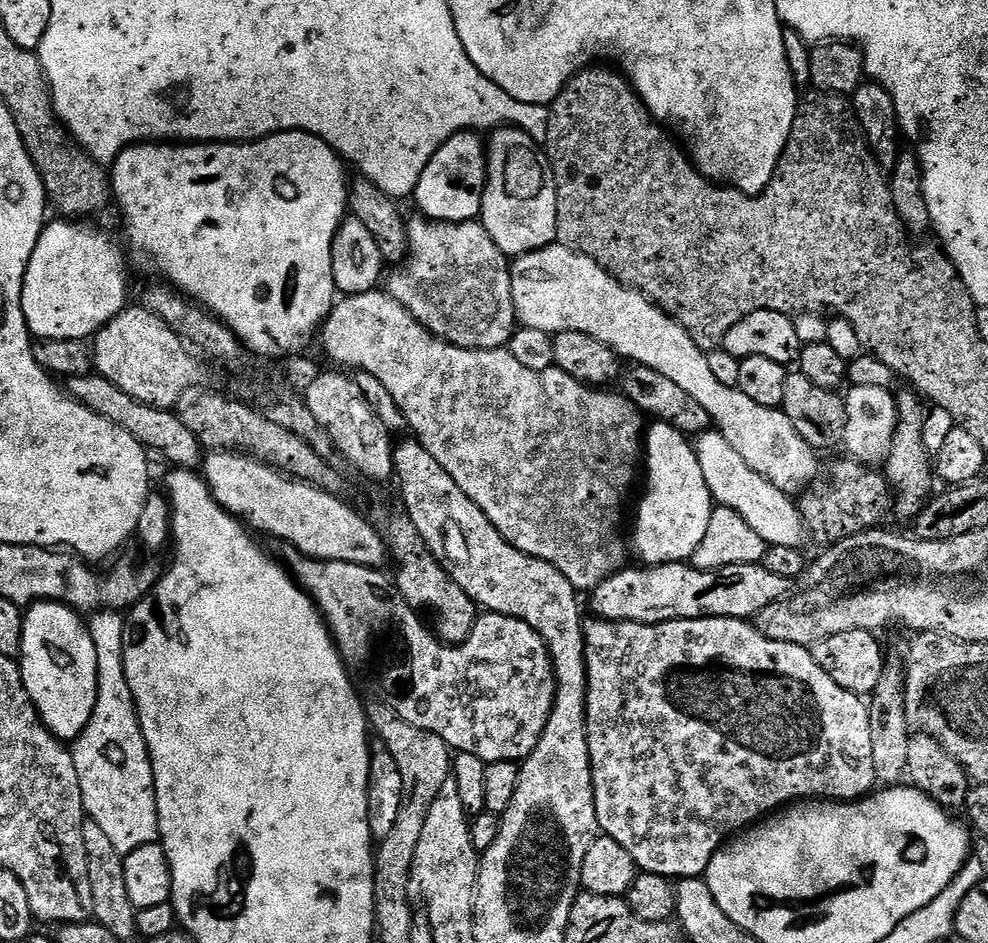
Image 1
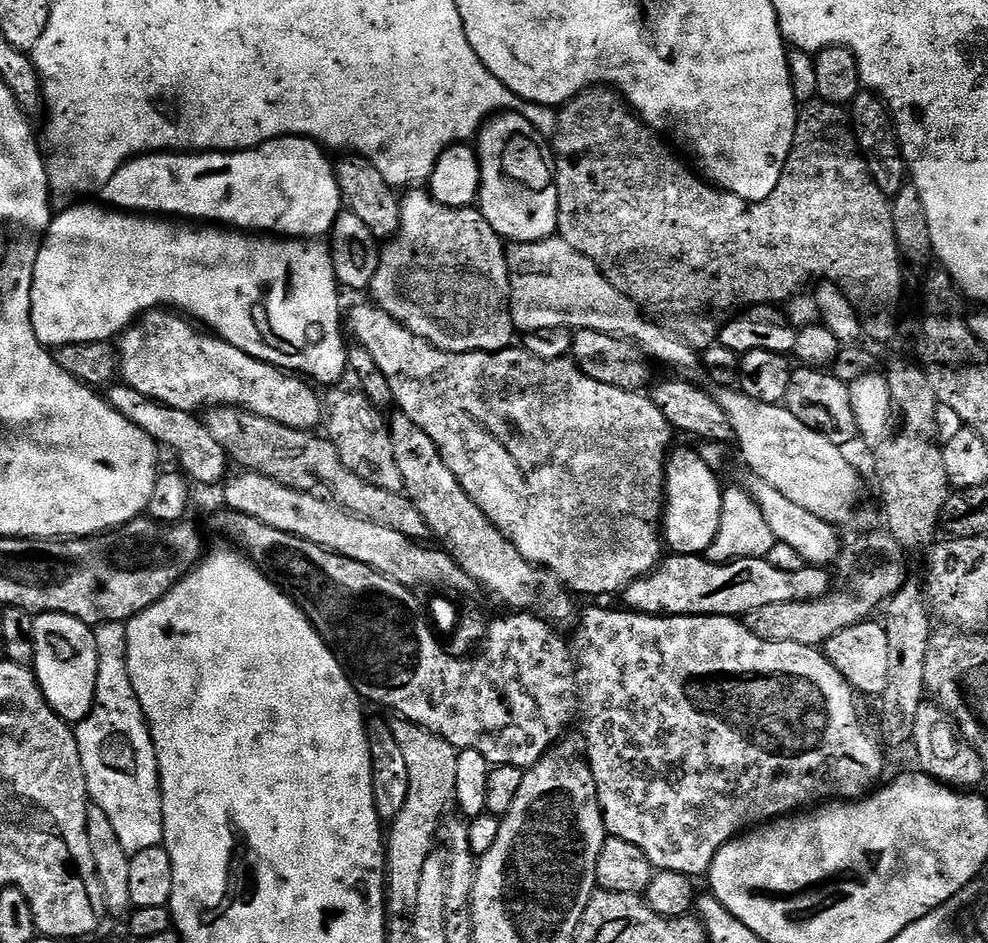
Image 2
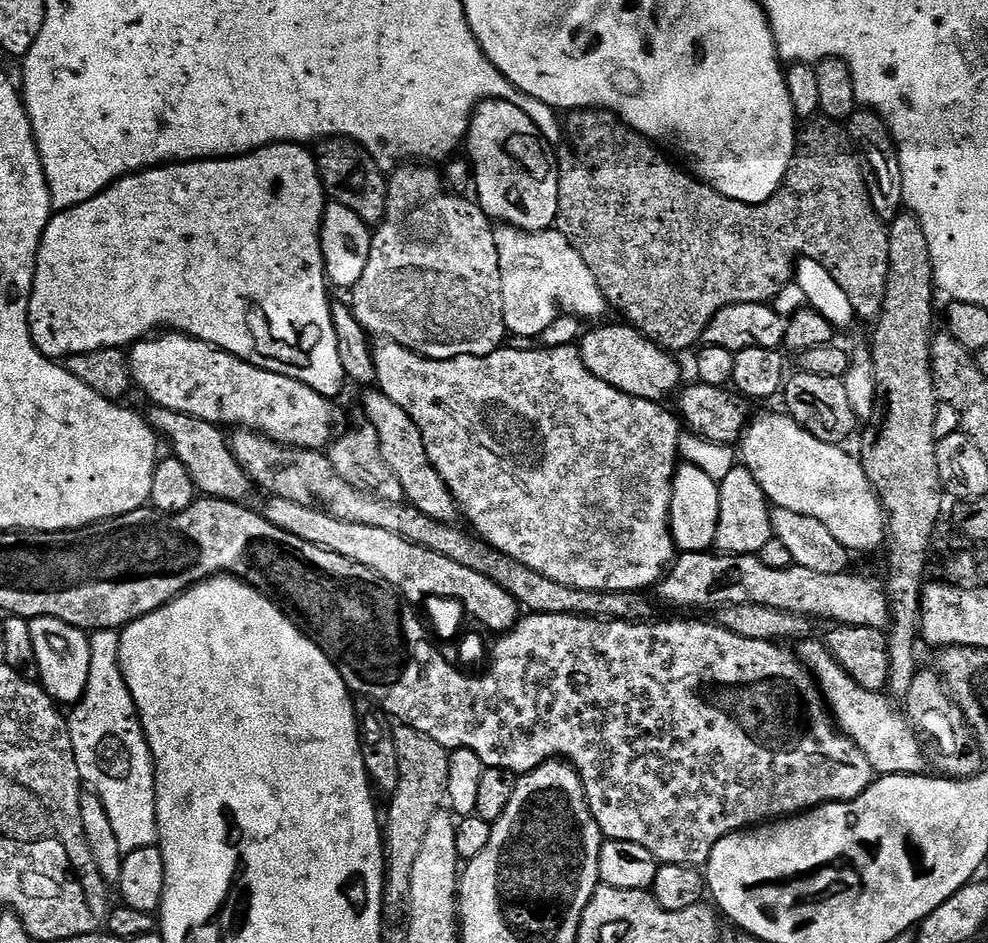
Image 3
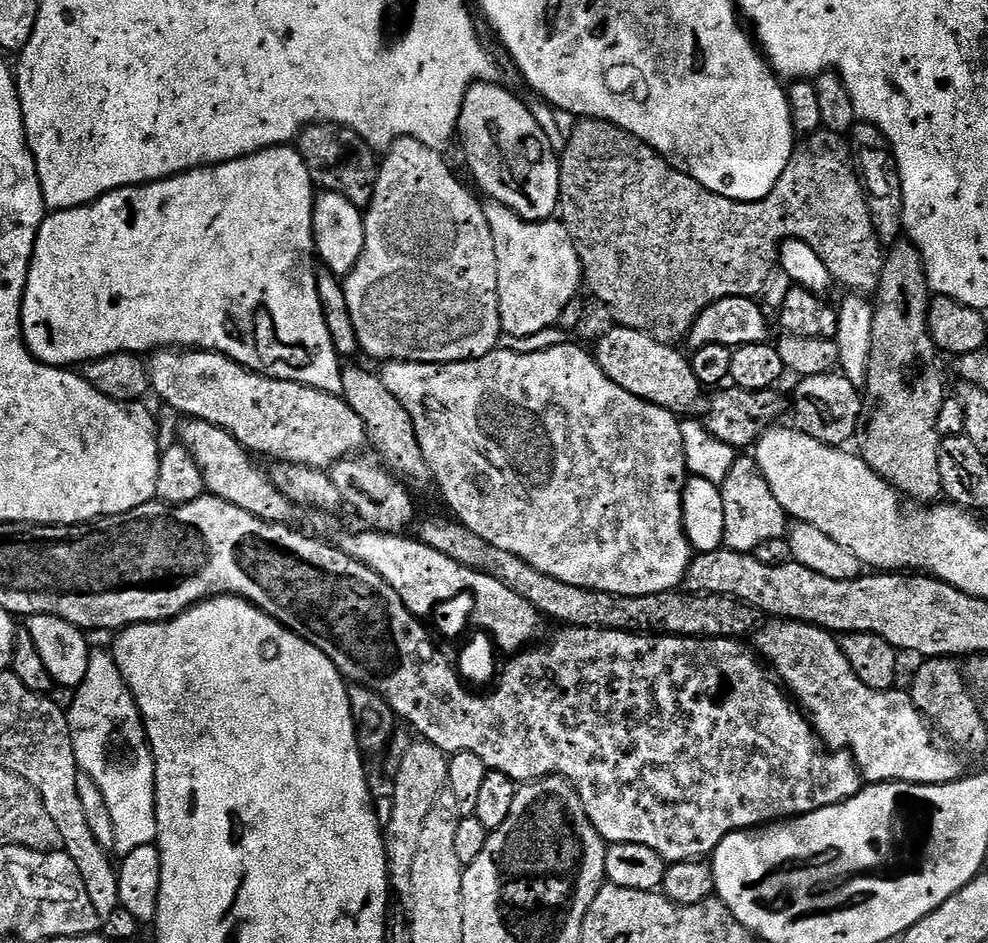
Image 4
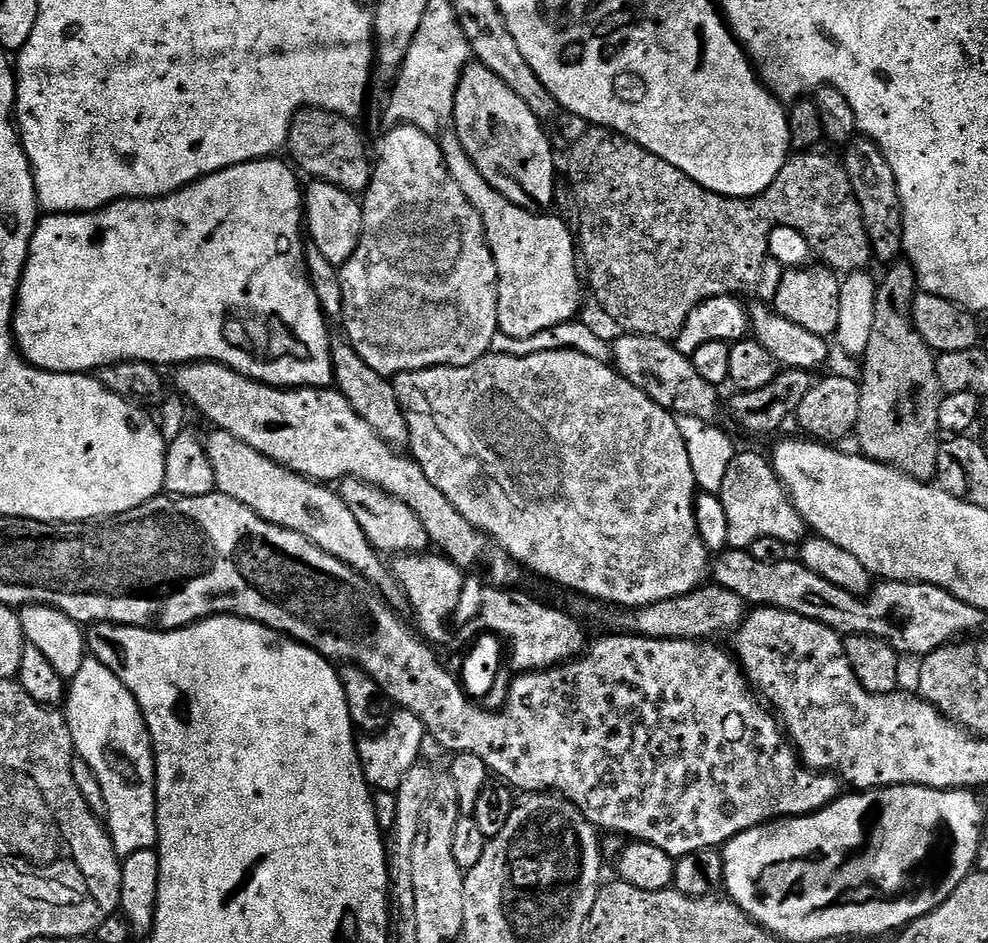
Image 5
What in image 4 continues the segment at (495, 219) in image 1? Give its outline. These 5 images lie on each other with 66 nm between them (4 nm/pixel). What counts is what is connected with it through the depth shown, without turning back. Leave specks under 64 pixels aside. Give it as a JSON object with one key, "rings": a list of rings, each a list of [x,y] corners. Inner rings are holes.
{"rings":[[[477,82],[468,88],[462,102],[458,144],[464,147],[464,156],[470,172],[484,196],[506,205],[526,221],[553,219],[559,211],[560,203],[560,158],[557,149],[546,138],[542,126],[534,122],[527,103],[519,100],[512,92],[507,92],[500,82]]]}

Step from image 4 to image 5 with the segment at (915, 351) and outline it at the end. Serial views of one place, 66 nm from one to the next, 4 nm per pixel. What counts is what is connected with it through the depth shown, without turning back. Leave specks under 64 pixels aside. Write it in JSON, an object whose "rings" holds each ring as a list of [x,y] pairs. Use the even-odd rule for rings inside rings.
{"rings":[[[896,262],[887,270],[884,281],[879,281],[874,306],[874,322],[870,329],[870,343],[866,345],[862,357],[864,373],[858,376],[860,401],[858,402],[858,422],[854,429],[854,440],[860,443],[859,451],[869,460],[888,464],[912,476],[916,480],[931,481],[936,475],[938,450],[941,435],[938,410],[942,393],[937,382],[936,356],[931,348],[922,342],[922,334],[912,324],[912,303],[918,291],[916,272],[907,262]]]}

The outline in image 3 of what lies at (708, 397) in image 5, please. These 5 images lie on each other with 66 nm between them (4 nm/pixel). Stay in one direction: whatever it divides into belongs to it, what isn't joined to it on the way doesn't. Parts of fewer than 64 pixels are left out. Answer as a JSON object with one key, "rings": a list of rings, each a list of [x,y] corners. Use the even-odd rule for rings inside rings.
{"rings":[[[619,322],[620,324],[608,324],[605,328],[596,328],[600,326],[592,326],[592,329],[585,331],[578,341],[578,351],[580,360],[586,366],[586,370],[590,374],[594,374],[594,378],[602,378],[602,382],[606,382],[606,386],[614,386],[614,390],[622,390],[622,394],[630,394],[635,400],[655,400],[663,401],[663,396],[671,397],[673,393],[681,387],[680,381],[680,364],[673,353],[663,349],[654,340],[649,340],[643,332],[633,328],[627,322]]]}

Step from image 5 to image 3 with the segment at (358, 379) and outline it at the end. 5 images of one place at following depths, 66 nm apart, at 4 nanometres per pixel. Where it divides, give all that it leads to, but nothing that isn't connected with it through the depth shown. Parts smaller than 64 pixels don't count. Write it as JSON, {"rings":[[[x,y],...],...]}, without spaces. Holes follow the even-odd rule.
{"rings":[[[379,390],[365,392],[368,393],[364,396],[363,419],[374,426],[378,434],[382,458],[386,458],[386,466],[394,470],[394,478],[402,482],[404,500],[413,508],[422,510],[422,514],[438,522],[453,523],[457,519],[455,516],[458,516],[458,505],[446,482],[430,462],[426,454],[426,442],[422,438],[422,430],[418,430],[414,418],[410,418],[410,414],[406,414],[406,410],[398,406],[398,402],[390,402],[385,392]]]}

